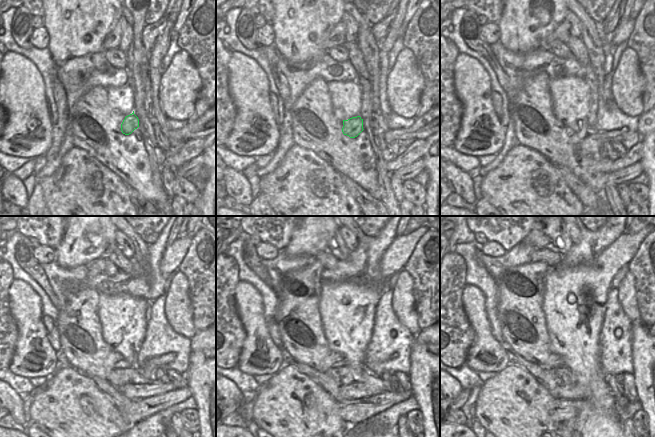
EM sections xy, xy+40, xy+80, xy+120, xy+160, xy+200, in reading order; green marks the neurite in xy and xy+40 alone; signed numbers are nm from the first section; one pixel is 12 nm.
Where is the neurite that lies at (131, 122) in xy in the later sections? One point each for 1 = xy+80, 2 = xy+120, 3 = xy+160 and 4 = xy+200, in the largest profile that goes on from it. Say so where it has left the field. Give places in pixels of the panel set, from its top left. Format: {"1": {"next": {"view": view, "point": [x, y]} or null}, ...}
{"1": {"next": {"view": "xy+80", "point": [575, 137]}}, "2": {"next": {"view": "xy+120", "point": [118, 358]}}, "3": {"next": {"view": "xy+160", "point": [337, 359]}}, "4": {"next": {"view": "xy+200", "point": [554, 361]}}}

